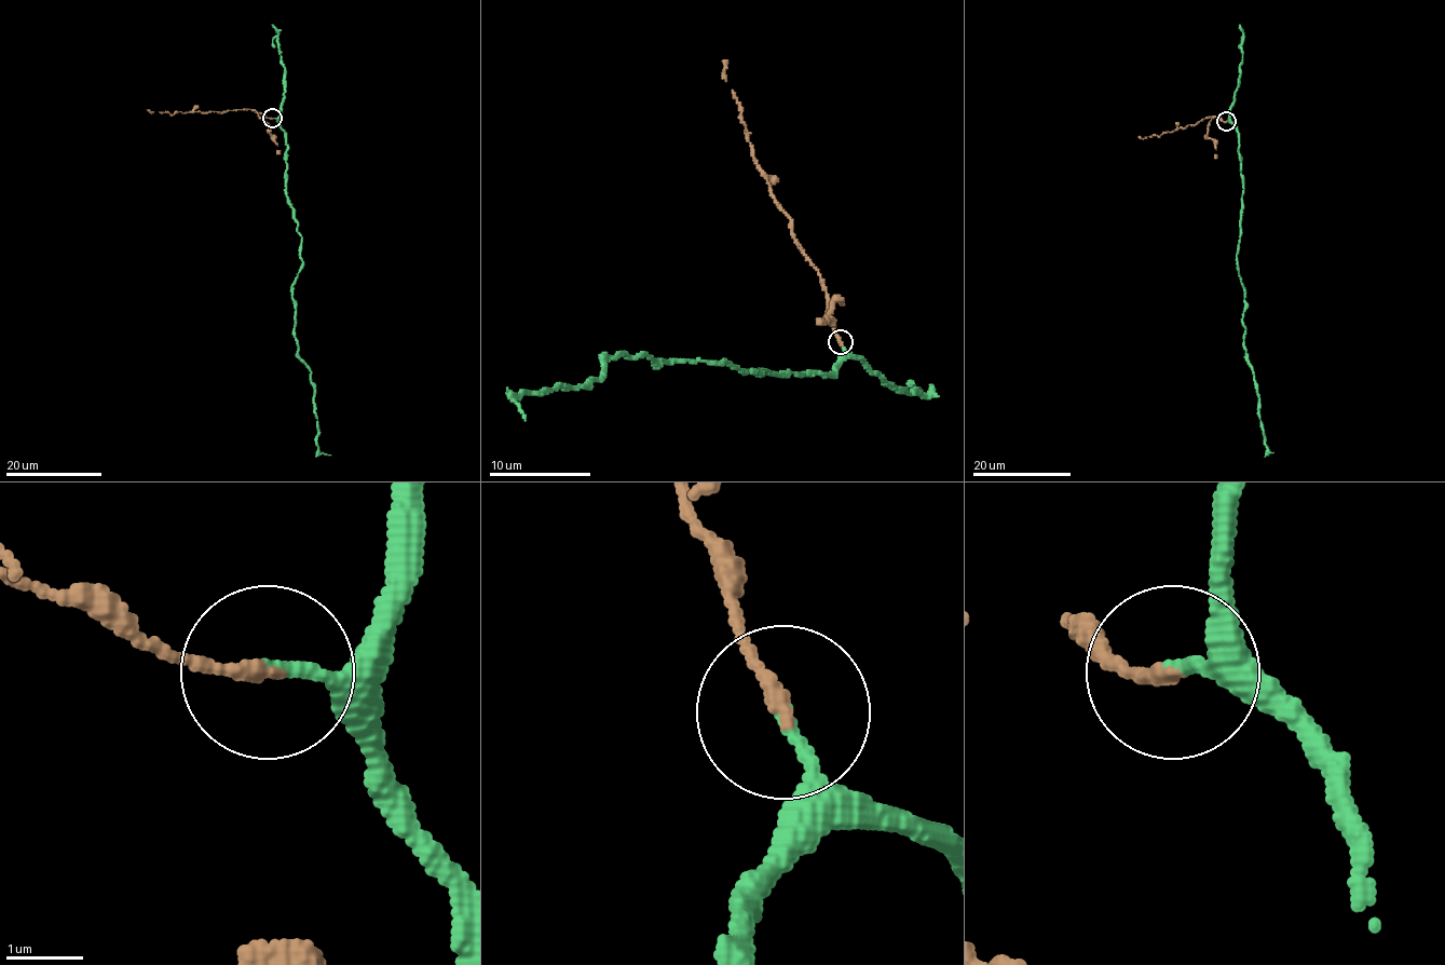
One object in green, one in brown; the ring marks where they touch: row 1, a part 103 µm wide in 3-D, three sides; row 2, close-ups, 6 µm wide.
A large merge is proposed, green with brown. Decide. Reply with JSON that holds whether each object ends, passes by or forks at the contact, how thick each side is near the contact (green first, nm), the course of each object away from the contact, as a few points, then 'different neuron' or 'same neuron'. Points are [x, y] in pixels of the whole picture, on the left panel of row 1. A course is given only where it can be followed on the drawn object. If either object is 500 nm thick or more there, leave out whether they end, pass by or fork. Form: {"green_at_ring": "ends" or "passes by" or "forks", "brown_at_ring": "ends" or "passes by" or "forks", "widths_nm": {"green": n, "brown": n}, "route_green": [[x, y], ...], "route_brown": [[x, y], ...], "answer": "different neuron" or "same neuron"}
{"green_at_ring": "ends", "brown_at_ring": "ends", "widths_nm": {"green": 150, "brown": 180}, "route_green": [[272, 118], [285, 137], [287, 202], [301, 236], [297, 356], [310, 372], [316, 444], [330, 454]], "route_brown": [[272, 118], [245, 108], [172, 114], [147, 110]], "answer": "same neuron"}

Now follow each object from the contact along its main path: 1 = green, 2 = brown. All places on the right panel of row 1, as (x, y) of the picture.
1: (1226, 121), (1239, 138), (1243, 189), (1236, 255), (1244, 288), (1245, 358), (1256, 390), (1264, 444), (1273, 452)
2: (1226, 121), (1205, 117), (1172, 132), (1140, 136)

